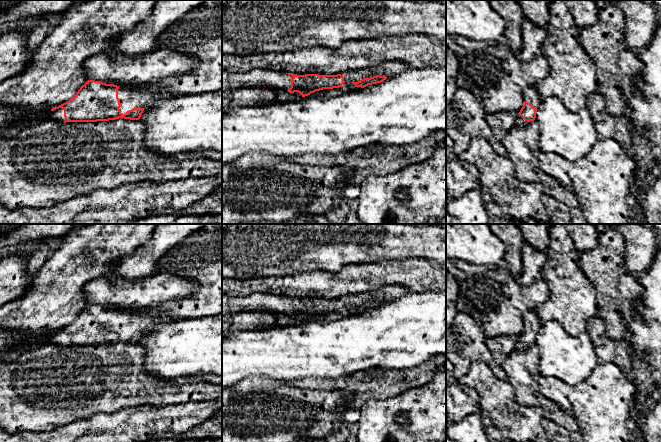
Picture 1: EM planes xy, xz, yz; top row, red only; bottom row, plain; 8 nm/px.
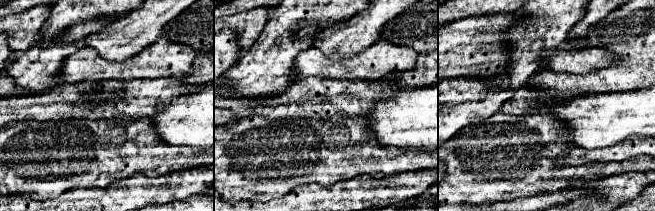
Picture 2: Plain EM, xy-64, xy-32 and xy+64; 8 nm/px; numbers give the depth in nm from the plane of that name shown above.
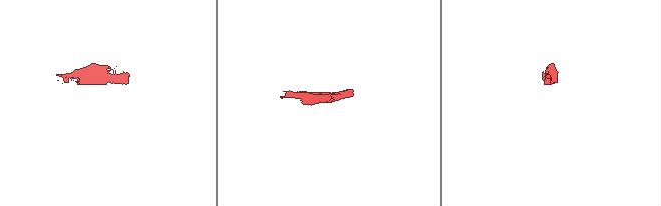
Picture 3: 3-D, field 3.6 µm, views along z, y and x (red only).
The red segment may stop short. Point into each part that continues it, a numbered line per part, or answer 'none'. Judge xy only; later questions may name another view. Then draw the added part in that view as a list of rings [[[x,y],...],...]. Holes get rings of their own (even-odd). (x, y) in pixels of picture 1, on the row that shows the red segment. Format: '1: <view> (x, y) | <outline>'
1: xy (130, 97) | [[[122,85],[118,89],[118,98],[120,100],[120,104],[122,105],[119,110],[121,111],[122,114],[125,114],[127,111],[132,110],[137,107],[144,108],[146,106],[151,106],[153,105],[157,98],[159,96],[165,96],[165,95],[158,95],[144,86],[131,86],[131,85]]]
2: xy (57, 115) | [[[58,108],[50,113],[48,116],[48,120],[57,121],[57,122],[65,122],[64,117],[64,109]]]

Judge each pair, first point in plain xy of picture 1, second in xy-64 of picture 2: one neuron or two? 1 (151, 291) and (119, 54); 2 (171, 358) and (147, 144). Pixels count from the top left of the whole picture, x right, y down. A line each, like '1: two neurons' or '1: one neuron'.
1: two neurons
2: two neurons

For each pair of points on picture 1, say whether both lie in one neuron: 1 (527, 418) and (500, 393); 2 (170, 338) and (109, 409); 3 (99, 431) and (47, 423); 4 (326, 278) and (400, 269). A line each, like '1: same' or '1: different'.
1: same
2: different
3: different
4: same

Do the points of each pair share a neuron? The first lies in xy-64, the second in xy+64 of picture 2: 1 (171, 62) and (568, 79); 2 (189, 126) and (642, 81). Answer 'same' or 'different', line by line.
1: different
2: different

